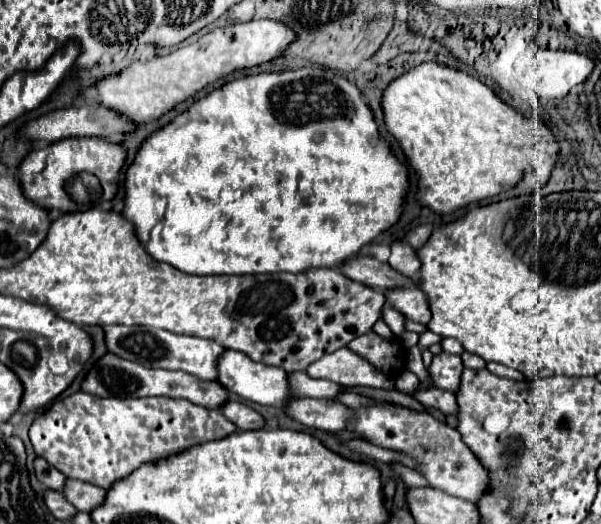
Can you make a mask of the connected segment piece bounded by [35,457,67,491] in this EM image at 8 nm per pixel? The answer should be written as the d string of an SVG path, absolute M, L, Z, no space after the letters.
M37 457L35 459L35 473L37 473L37 479L47 487L47 489L55 489L55 491L61 491L67 483L67 477L63 473L59 473L55 467L51 467L45 459Z

